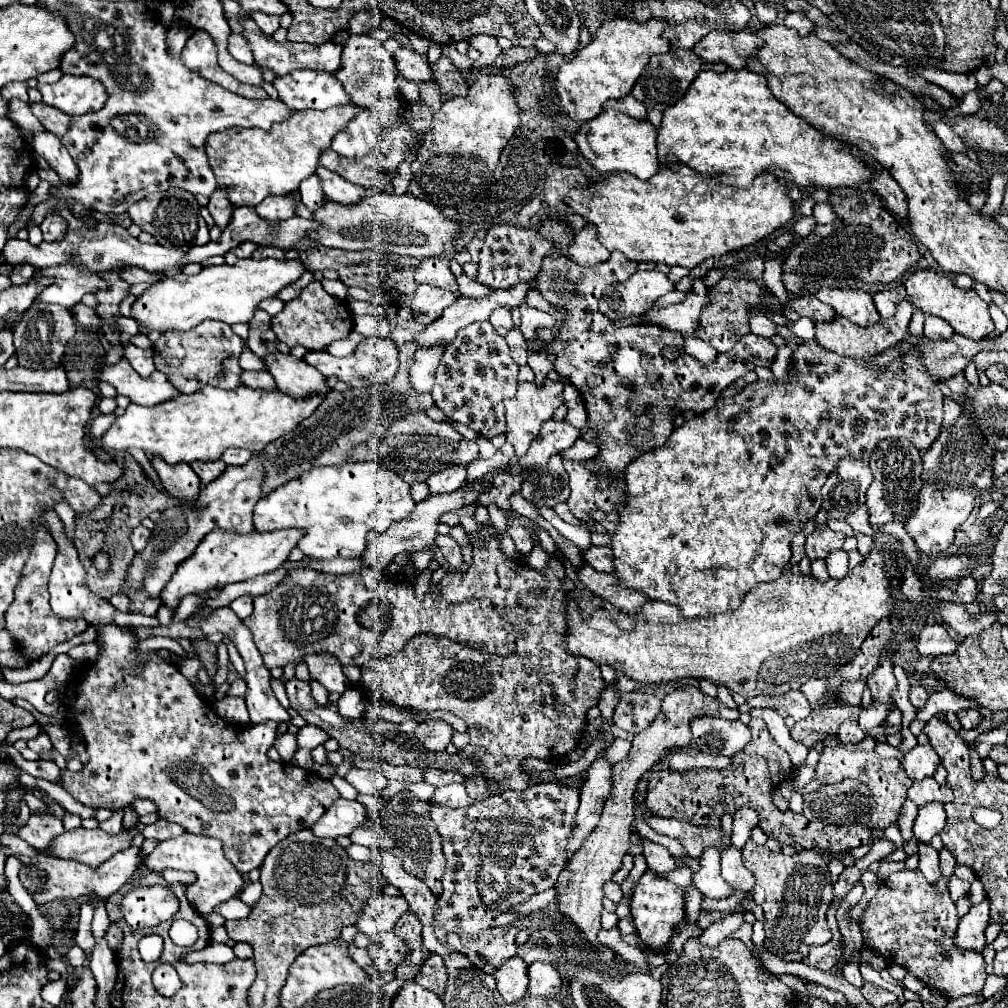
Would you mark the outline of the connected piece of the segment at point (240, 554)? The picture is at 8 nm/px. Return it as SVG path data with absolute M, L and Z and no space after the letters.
M298 528L274 530L274 532L252 530L250 534L234 534L230 530L212 530L198 544L196 552L176 568L172 580L162 590L162 604L168 608L176 608L182 596L186 594L198 594L198 592L202 594L214 586L226 586L226 584L254 578L258 574L268 574L288 560L290 550L296 548L302 534L304 530L298 530Z

